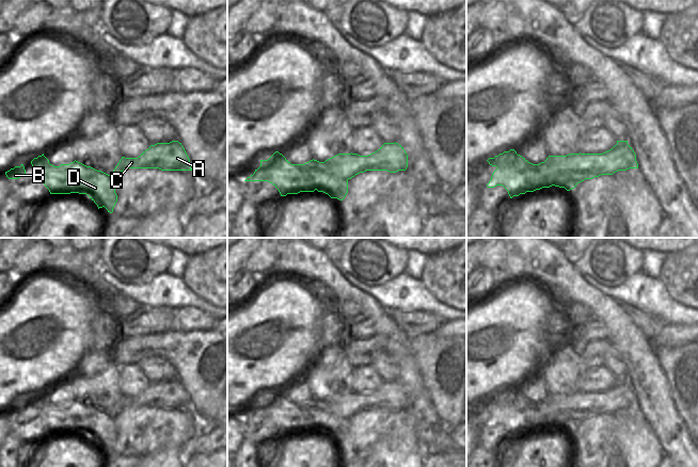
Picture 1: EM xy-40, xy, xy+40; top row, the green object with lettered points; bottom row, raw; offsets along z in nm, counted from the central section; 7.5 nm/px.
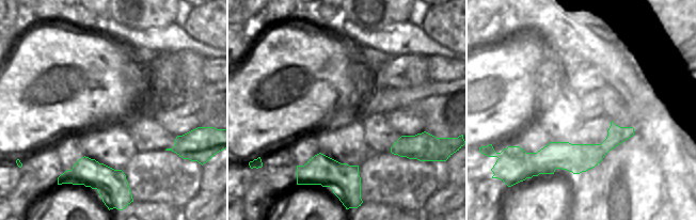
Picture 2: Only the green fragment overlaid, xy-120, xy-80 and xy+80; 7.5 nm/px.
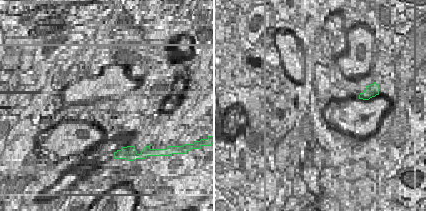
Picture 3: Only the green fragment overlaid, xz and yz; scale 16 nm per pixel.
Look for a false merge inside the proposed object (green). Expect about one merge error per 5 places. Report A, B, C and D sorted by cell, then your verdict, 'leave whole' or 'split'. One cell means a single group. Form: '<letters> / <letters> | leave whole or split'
A B C / D | split

